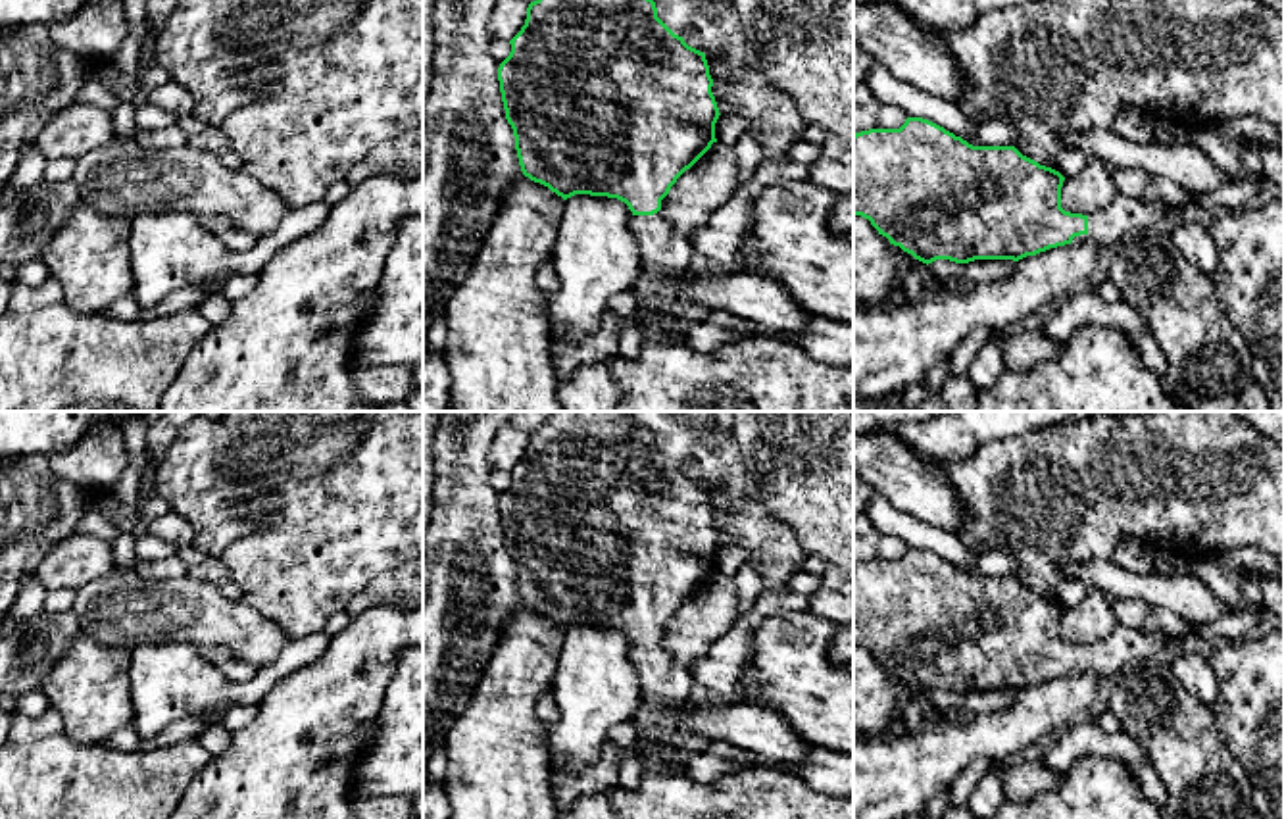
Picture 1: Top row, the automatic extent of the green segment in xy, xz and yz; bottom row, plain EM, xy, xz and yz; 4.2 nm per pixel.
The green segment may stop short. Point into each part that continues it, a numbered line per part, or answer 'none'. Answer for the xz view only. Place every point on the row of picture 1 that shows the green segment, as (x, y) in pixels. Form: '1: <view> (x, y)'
1: xz (666, 254)

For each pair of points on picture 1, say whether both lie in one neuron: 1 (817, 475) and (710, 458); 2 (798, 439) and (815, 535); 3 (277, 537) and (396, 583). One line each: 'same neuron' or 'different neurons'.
1: different neurons
2: same neuron
3: different neurons

